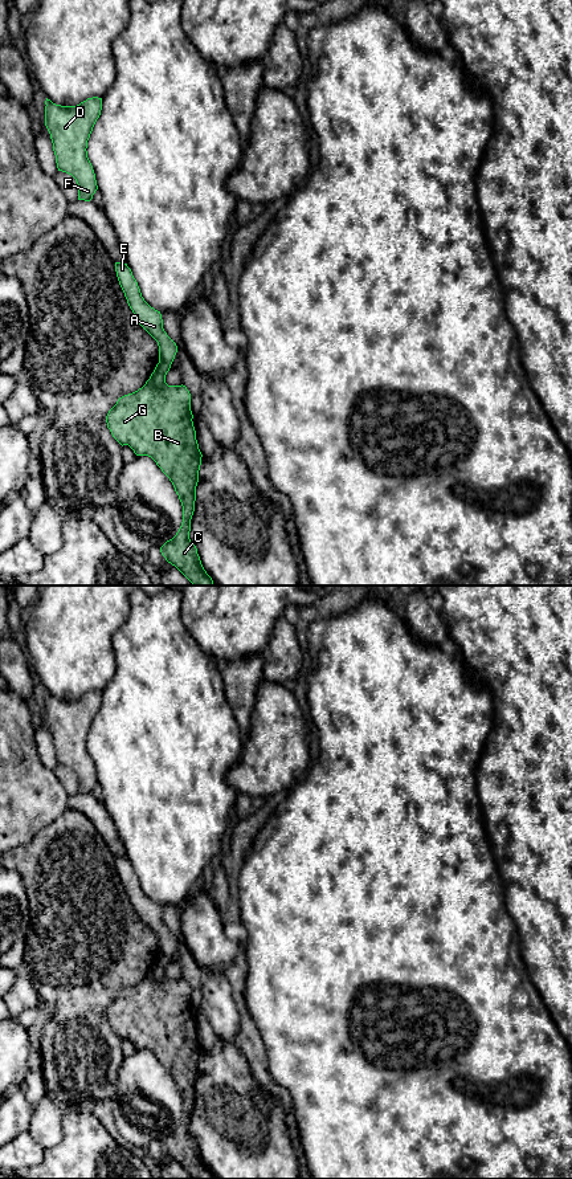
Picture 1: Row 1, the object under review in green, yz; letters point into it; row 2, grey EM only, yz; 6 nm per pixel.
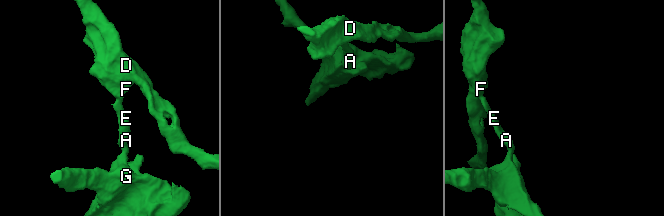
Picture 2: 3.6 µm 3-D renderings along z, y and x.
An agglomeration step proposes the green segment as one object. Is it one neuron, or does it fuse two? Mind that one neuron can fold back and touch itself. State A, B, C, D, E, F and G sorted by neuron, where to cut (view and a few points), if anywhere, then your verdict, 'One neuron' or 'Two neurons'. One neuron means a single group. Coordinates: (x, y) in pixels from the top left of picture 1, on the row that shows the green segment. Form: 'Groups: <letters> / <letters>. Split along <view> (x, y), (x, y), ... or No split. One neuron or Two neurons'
Groups: A D E F / B C G. Split along yz (159, 359), (170, 364). Two neurons

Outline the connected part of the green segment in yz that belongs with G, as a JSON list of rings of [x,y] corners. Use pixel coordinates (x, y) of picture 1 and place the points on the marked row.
[[[160,362],[146,384],[138,391],[118,399],[106,416],[107,428],[123,446],[128,445],[136,456],[148,456],[172,482],[183,506],[183,522],[176,535],[167,540],[160,552],[192,586],[212,586],[213,580],[204,570],[196,546],[189,539],[191,519],[195,511],[196,486],[201,465],[201,452],[196,440],[191,393],[185,385],[168,385],[166,375],[171,364]]]

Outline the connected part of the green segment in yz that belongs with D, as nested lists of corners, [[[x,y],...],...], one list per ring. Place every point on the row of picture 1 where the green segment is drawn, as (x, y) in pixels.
[[[93,97],[77,106],[61,106],[46,98],[45,126],[50,134],[58,171],[72,175],[78,184],[78,200],[90,201],[98,189],[93,166],[87,158],[87,140],[102,110],[102,98]]]

